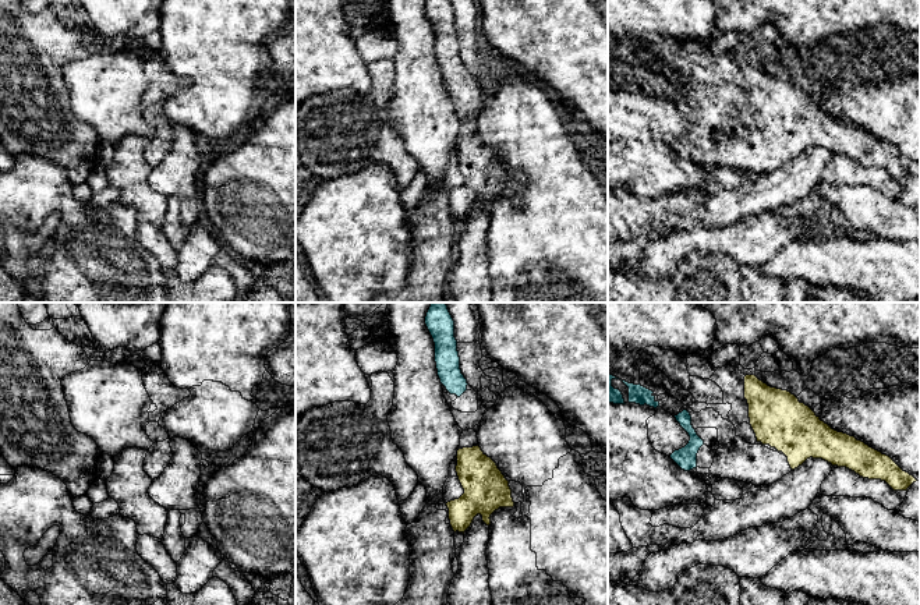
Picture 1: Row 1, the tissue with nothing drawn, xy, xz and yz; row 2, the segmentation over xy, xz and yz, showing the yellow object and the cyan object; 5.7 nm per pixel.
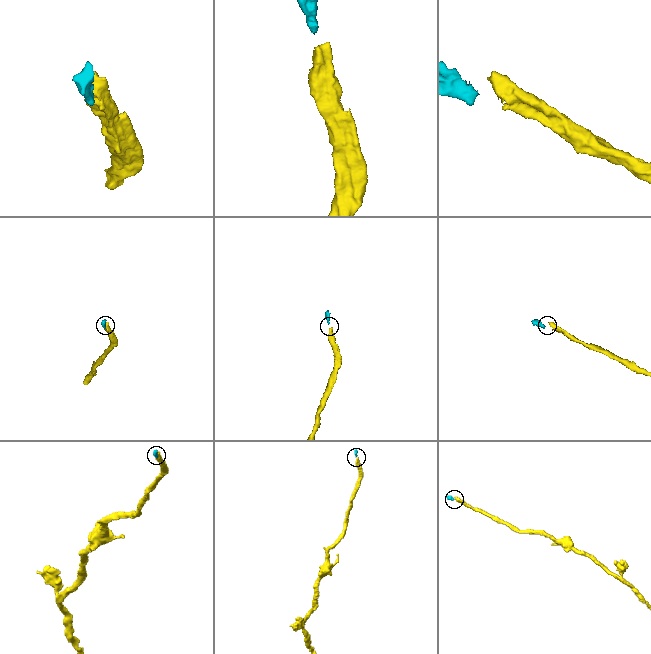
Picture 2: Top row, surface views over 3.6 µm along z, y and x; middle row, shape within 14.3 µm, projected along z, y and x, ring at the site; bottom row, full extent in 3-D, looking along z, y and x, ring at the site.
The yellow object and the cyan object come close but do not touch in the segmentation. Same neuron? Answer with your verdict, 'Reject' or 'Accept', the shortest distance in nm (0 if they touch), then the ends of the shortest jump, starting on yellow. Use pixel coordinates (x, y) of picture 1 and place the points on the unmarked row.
Accept. Distance 280 nm. Across: yz (750, 112), (703, 128)

